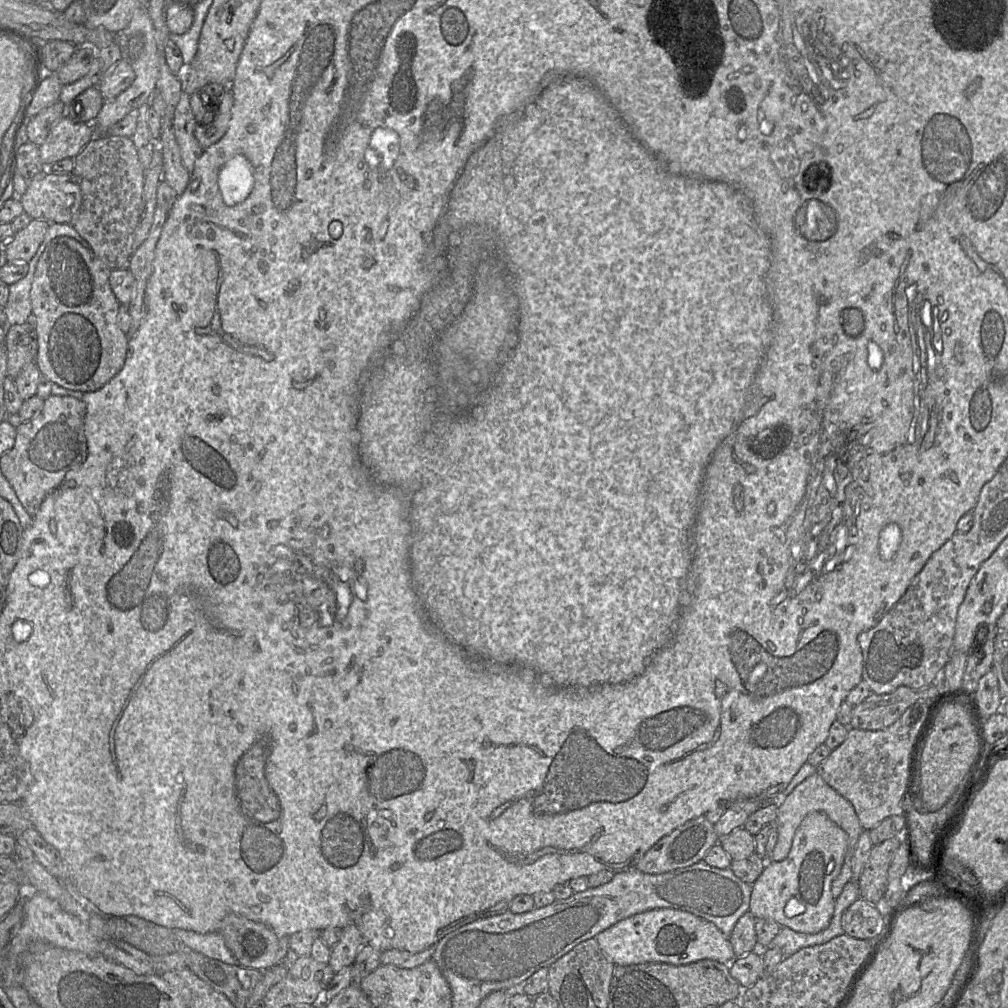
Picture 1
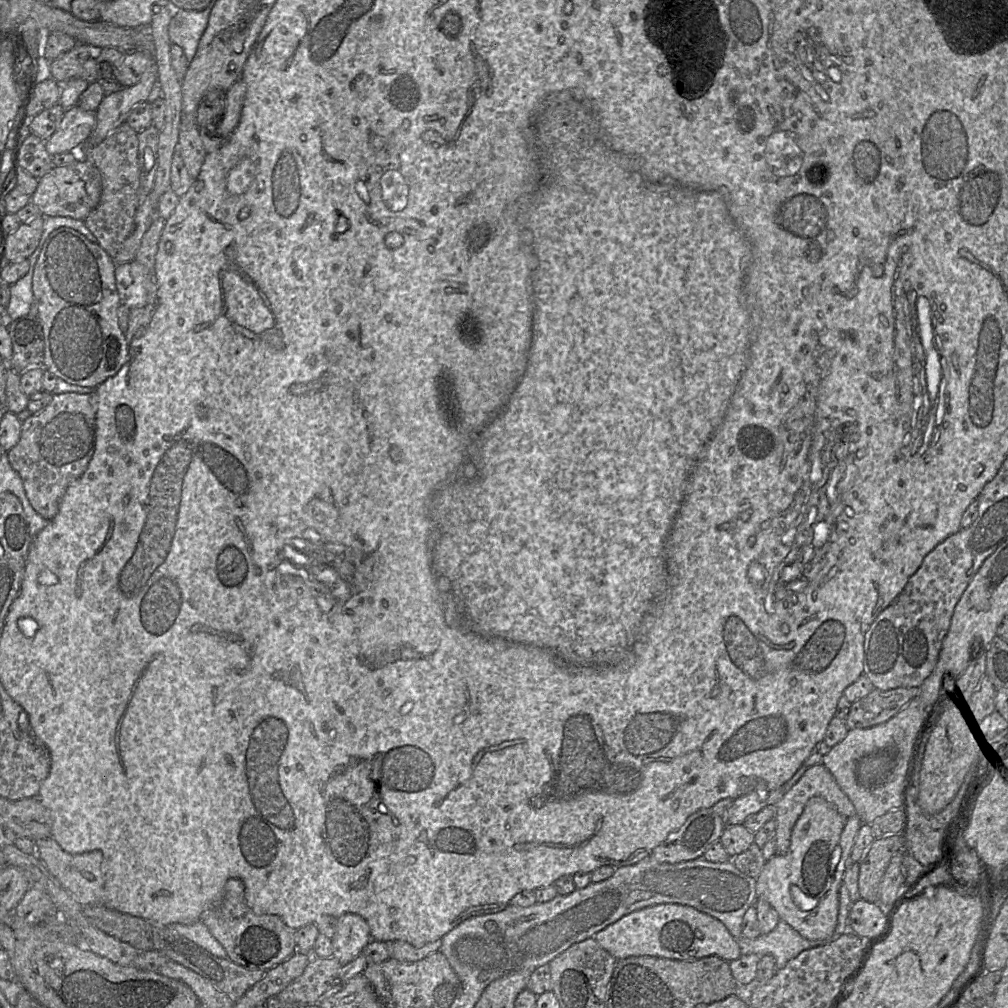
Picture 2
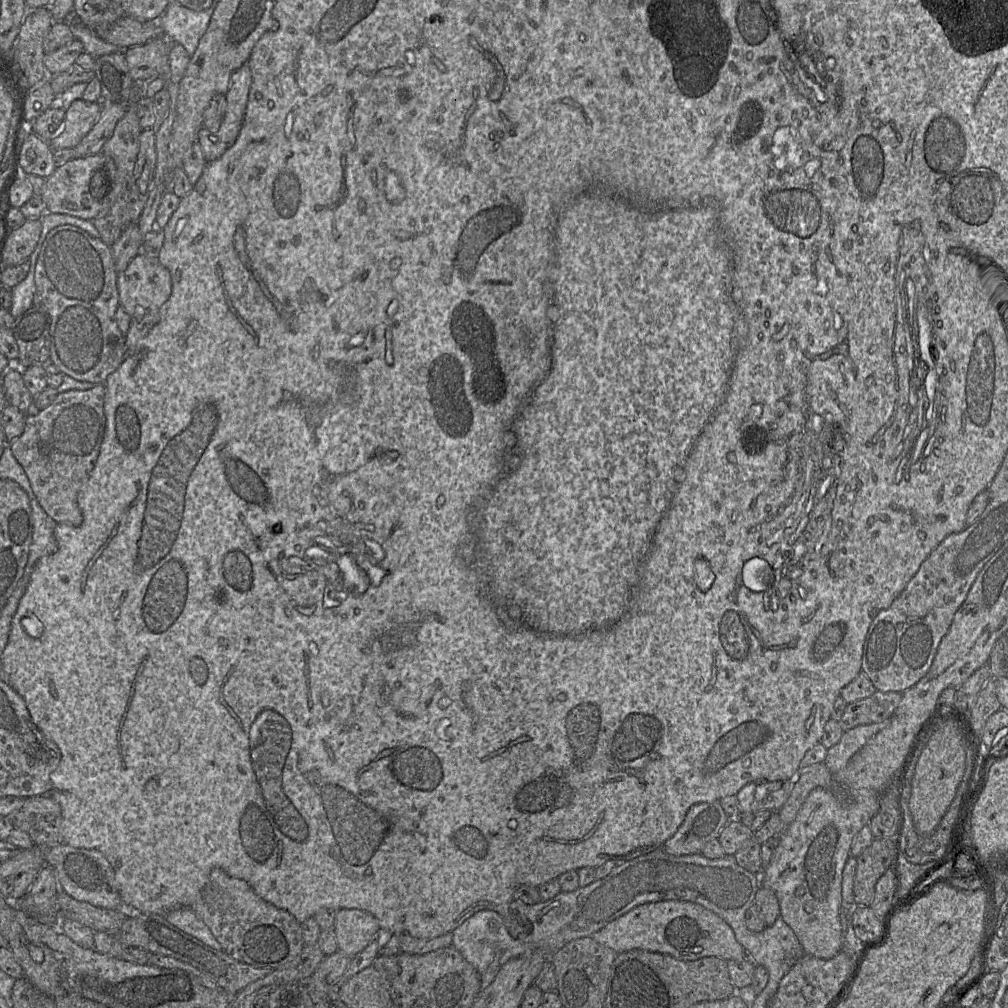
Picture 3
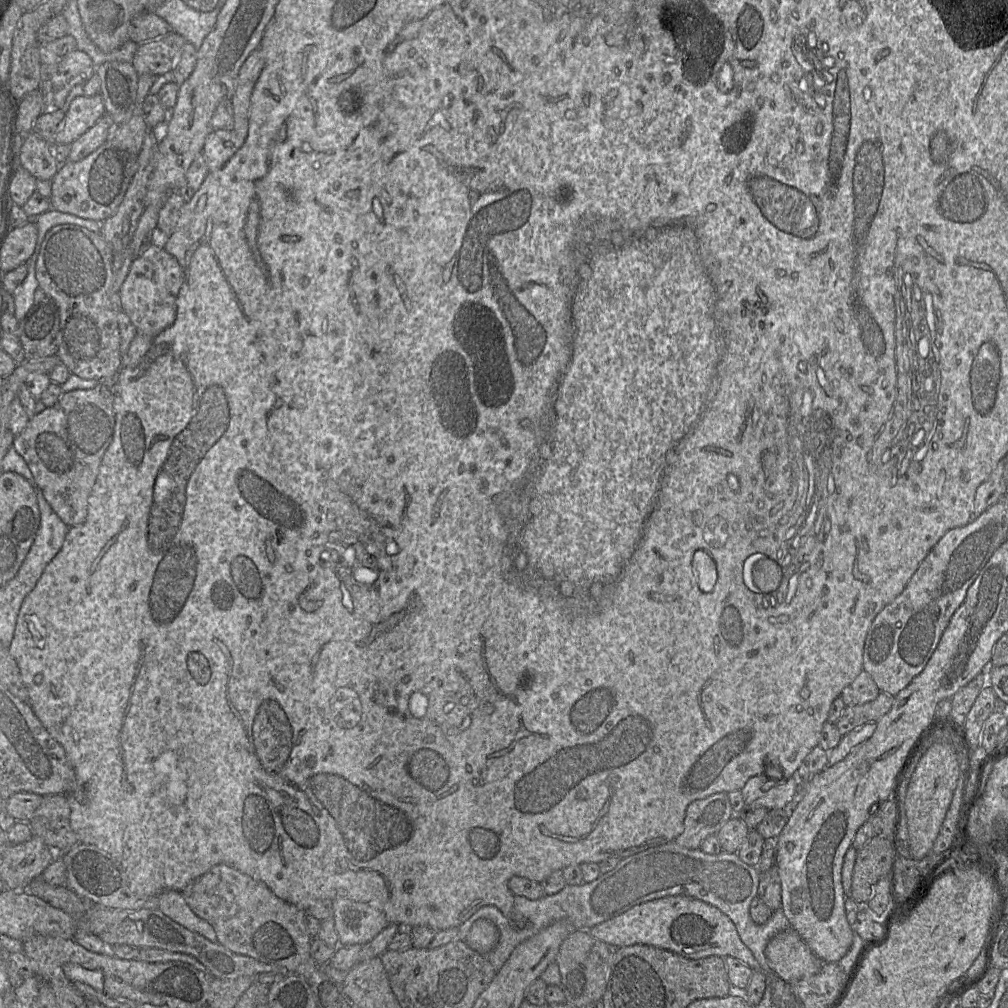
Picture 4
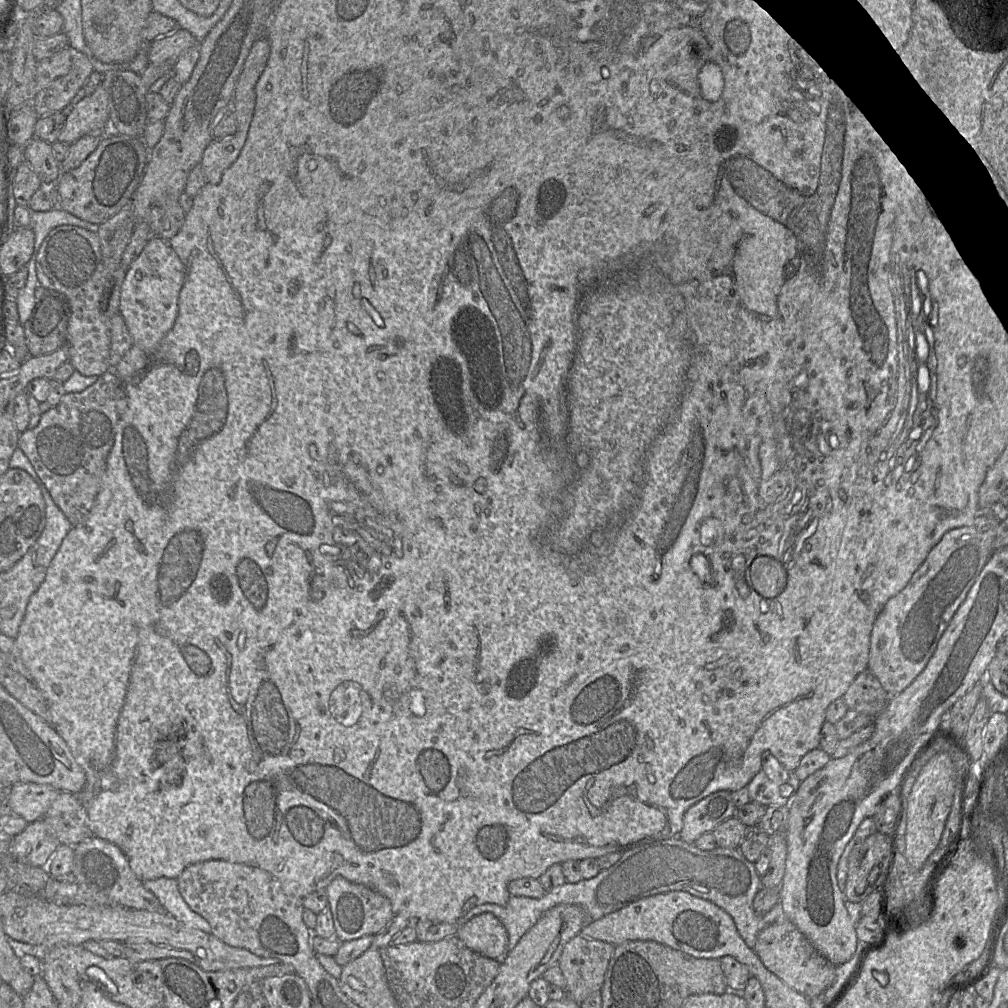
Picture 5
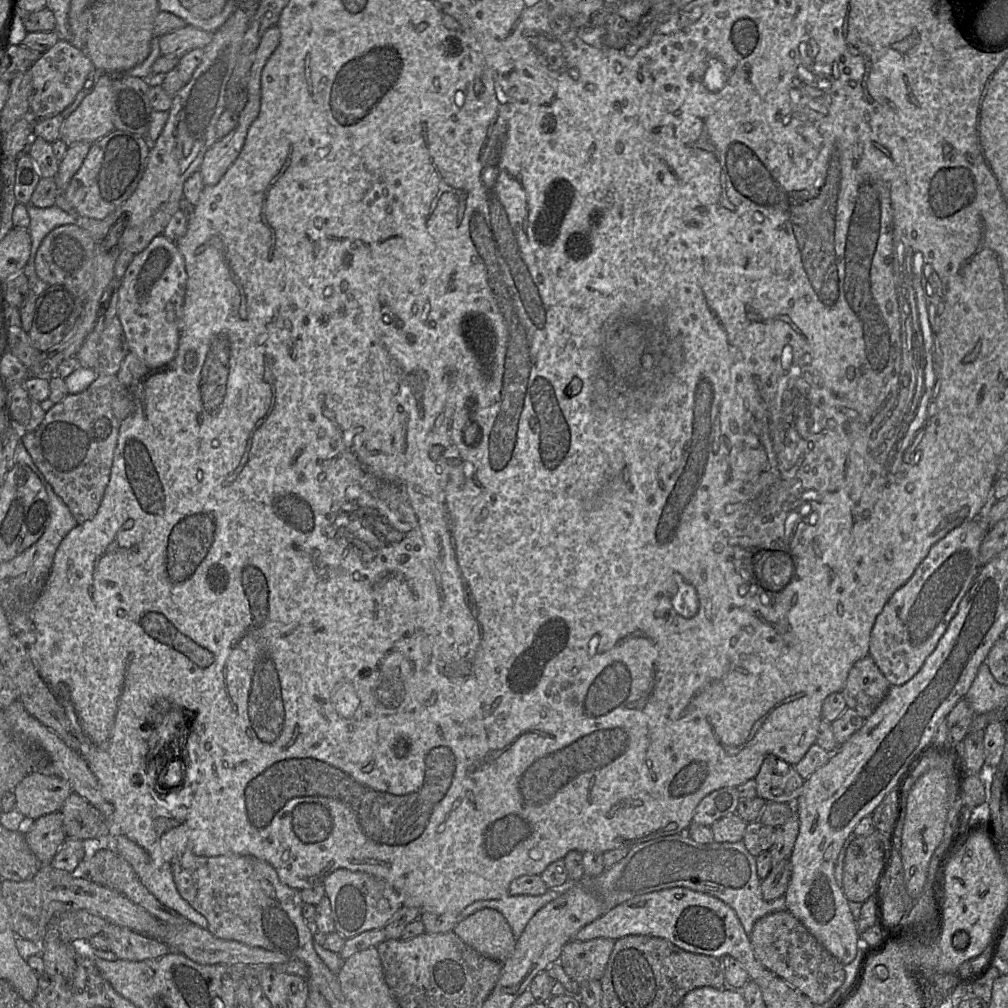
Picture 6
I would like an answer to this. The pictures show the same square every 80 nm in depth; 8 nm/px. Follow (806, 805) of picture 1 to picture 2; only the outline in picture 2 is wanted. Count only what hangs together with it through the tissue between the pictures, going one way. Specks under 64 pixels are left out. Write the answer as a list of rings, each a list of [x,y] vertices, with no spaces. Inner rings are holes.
[[[822,763],[808,767],[796,784],[775,805],[774,819],[776,820],[775,835],[777,855],[784,855],[788,851],[792,829],[802,814],[806,803],[812,797],[821,797],[825,799],[843,816],[852,817],[856,815],[854,806],[841,790],[830,771]]]

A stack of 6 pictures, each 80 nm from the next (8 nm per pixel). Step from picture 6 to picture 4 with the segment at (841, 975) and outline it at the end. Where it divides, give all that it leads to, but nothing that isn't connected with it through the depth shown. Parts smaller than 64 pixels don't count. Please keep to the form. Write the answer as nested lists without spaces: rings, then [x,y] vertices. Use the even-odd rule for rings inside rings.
[[[792,927],[775,935],[765,954],[771,969],[787,983],[815,975],[823,963],[830,963],[819,959]]]

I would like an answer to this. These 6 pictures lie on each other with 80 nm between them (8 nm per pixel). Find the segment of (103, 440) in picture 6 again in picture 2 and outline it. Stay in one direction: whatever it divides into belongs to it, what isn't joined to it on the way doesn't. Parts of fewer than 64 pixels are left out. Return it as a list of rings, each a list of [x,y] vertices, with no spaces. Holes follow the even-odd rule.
[[[94,391],[53,395],[42,411],[22,422],[18,443],[7,451],[9,462],[22,480],[31,506],[47,521],[56,516],[66,490],[82,476],[93,457],[97,407],[98,398]]]

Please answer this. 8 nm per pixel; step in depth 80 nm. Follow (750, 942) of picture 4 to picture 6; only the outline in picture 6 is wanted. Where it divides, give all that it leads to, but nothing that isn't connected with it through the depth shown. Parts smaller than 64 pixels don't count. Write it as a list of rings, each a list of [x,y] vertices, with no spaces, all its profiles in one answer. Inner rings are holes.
[[[680,832],[678,834],[669,835],[669,836],[661,836],[661,837],[659,836],[657,838],[651,839],[651,840],[646,841],[644,843],[640,843],[638,845],[635,845],[635,846],[630,848],[628,854],[622,860],[615,863],[610,868],[605,869],[600,875],[598,875],[596,877],[584,877],[582,879],[582,881],[578,881],[578,882],[584,882],[584,885],[587,886],[587,888],[592,890],[594,893],[596,893],[596,895],[602,900],[602,902],[604,904],[604,912],[606,910],[610,910],[610,909],[612,909],[612,908],[614,908],[614,907],[616,907],[616,906],[618,906],[624,902],[636,897],[636,896],[650,893],[650,892],[660,891],[663,889],[669,889],[669,888],[674,888],[674,887],[685,887],[685,888],[689,888],[689,889],[694,890],[694,891],[702,892],[702,893],[719,898],[720,900],[725,902],[727,905],[729,905],[731,908],[733,908],[735,910],[745,932],[748,935],[751,934],[756,921],[759,920],[760,918],[762,918],[768,914],[787,910],[785,895],[781,896],[780,898],[778,898],[774,901],[765,901],[764,900],[763,895],[762,895],[762,891],[761,891],[762,880],[760,879],[760,877],[758,875],[757,867],[756,867],[756,857],[753,856],[747,850],[747,848],[746,848],[746,846],[742,840],[739,842],[712,842],[712,843],[708,843],[708,844],[702,844],[702,843],[698,843],[698,842],[694,841],[688,835],[687,832]],[[548,889],[542,895],[506,895],[501,899],[478,900],[457,916],[457,923],[481,909],[491,908],[505,917],[514,937],[518,939],[532,917],[561,894],[562,889]]]

